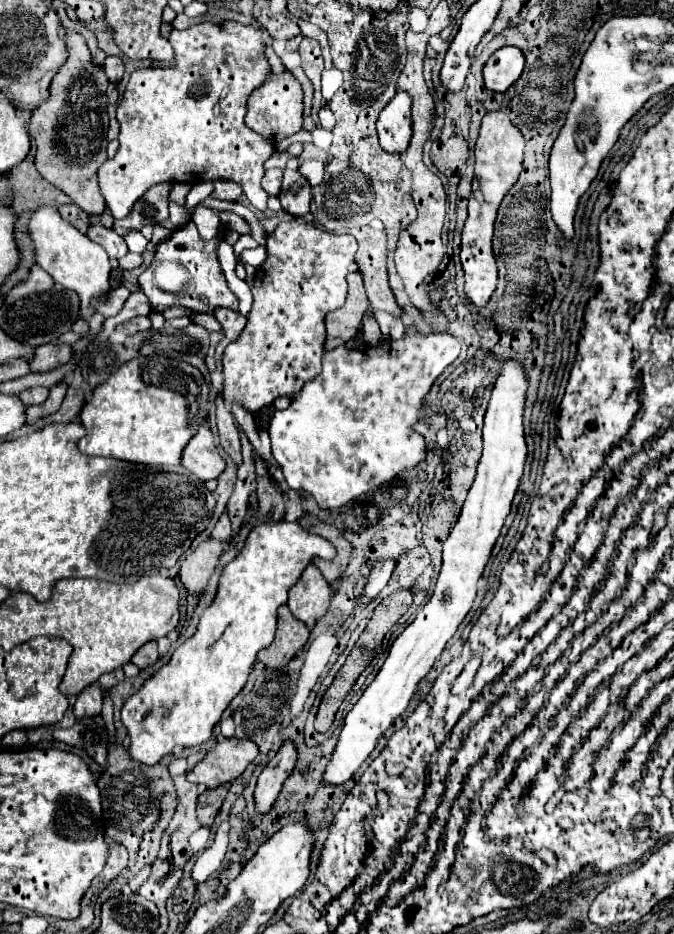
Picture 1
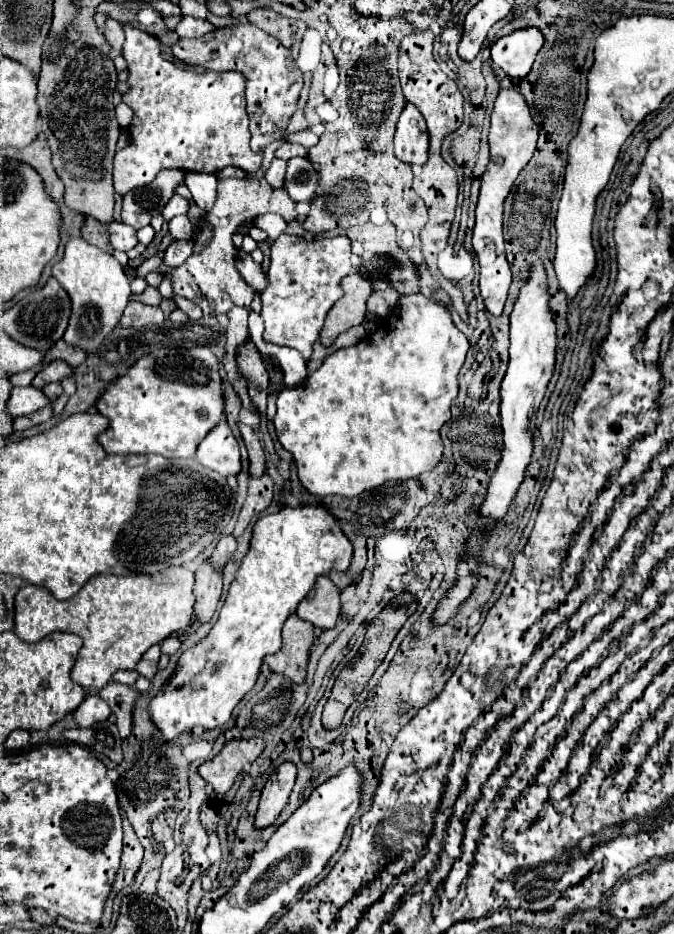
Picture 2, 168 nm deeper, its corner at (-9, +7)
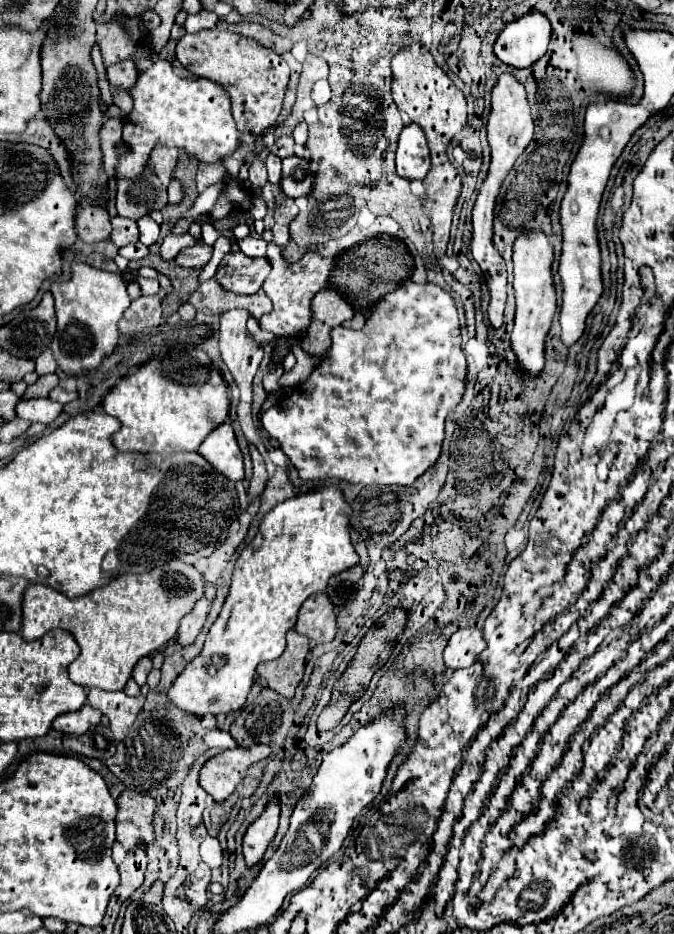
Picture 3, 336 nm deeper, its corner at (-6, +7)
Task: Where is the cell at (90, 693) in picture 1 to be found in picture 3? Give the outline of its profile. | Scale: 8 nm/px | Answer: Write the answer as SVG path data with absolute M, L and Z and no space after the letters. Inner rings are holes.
M82 707L70 715L60 715L58 719L54 719L52 729L64 733L64 735L82 735L86 733L92 725L96 725L100 721L102 713L94 711L92 707Z

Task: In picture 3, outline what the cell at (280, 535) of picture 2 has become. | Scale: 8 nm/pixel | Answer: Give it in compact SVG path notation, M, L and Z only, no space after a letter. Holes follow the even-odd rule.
M324 485L320 491L308 491L286 499L264 515L258 535L236 559L230 593L218 619L208 631L202 653L192 663L188 663L172 683L168 693L172 703L176 703L182 711L196 715L230 713L244 705L254 683L258 663L274 661L284 653L286 633L294 627L302 603L310 595L324 591L332 575L342 573L360 561L350 543L350 513L352 509L344 499L342 489L338 485Z

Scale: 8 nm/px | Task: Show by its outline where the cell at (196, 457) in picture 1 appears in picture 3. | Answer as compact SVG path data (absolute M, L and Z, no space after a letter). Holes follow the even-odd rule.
M224 421L220 427L216 427L200 445L198 453L210 461L210 465L218 467L222 475L226 475L230 481L242 481L244 479L244 461L242 451L236 443L234 431L230 421Z

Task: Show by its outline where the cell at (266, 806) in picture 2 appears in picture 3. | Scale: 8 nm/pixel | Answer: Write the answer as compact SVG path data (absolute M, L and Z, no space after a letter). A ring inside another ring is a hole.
M270 797L264 813L248 827L248 831L244 835L244 859L246 859L248 867L254 867L256 863L262 861L268 845L272 843L272 839L276 835L278 815L280 815L278 797Z

